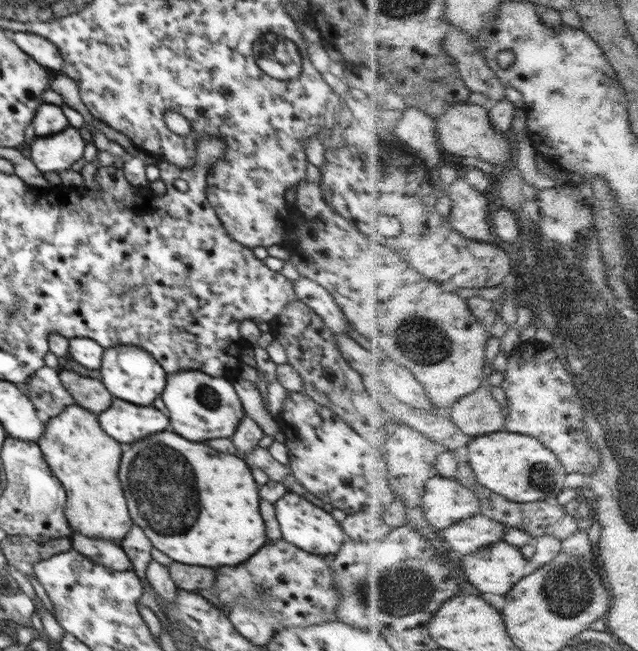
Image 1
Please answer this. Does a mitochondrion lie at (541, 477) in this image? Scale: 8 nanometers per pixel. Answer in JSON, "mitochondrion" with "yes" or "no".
{"mitochondrion":"yes"}

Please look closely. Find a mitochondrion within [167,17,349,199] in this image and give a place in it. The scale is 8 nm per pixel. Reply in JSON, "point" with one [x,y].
{"point":[269,37]}

